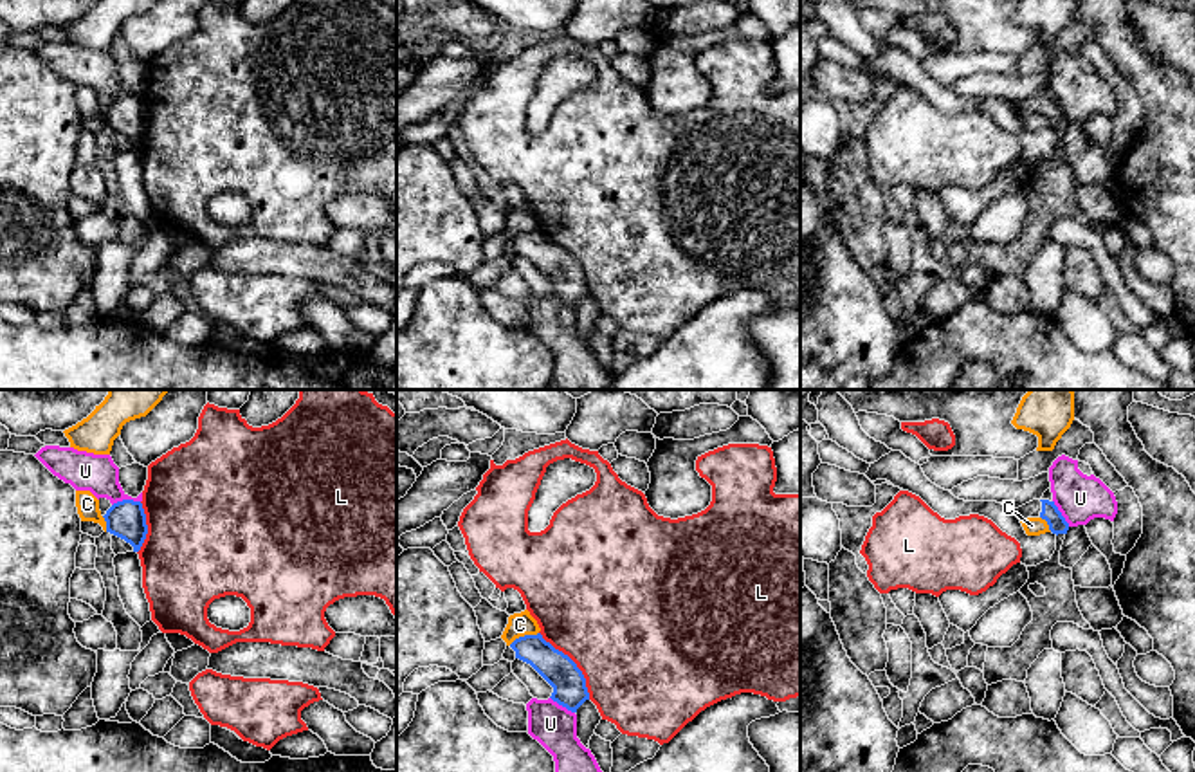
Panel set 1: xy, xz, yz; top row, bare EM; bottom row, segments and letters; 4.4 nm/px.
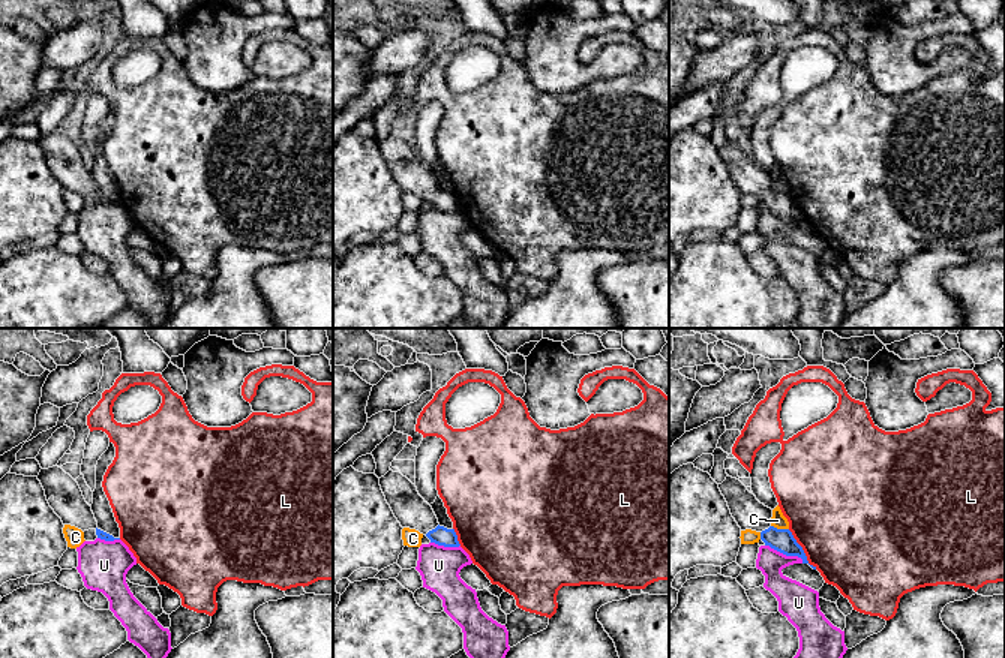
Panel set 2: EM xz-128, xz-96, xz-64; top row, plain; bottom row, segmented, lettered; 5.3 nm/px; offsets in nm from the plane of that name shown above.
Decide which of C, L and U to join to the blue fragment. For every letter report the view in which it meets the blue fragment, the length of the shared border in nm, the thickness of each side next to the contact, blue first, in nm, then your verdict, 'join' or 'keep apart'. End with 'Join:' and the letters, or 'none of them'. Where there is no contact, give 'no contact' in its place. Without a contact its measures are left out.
C: meets blue in xz; contact 150 nm long; 150 nm thick on the blue side, 110 nm on the other; keep apart
L: meets blue in xz; contact 380 nm long; 150 nm thick on the blue side, 500 nm on the other; keep apart
U: meets blue in xy; contact 130 nm long; 170 nm thick on the blue side, 180 nm on the other; keep apart
Join: none of them

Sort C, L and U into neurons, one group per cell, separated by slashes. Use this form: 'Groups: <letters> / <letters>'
Groups: C / L / U

